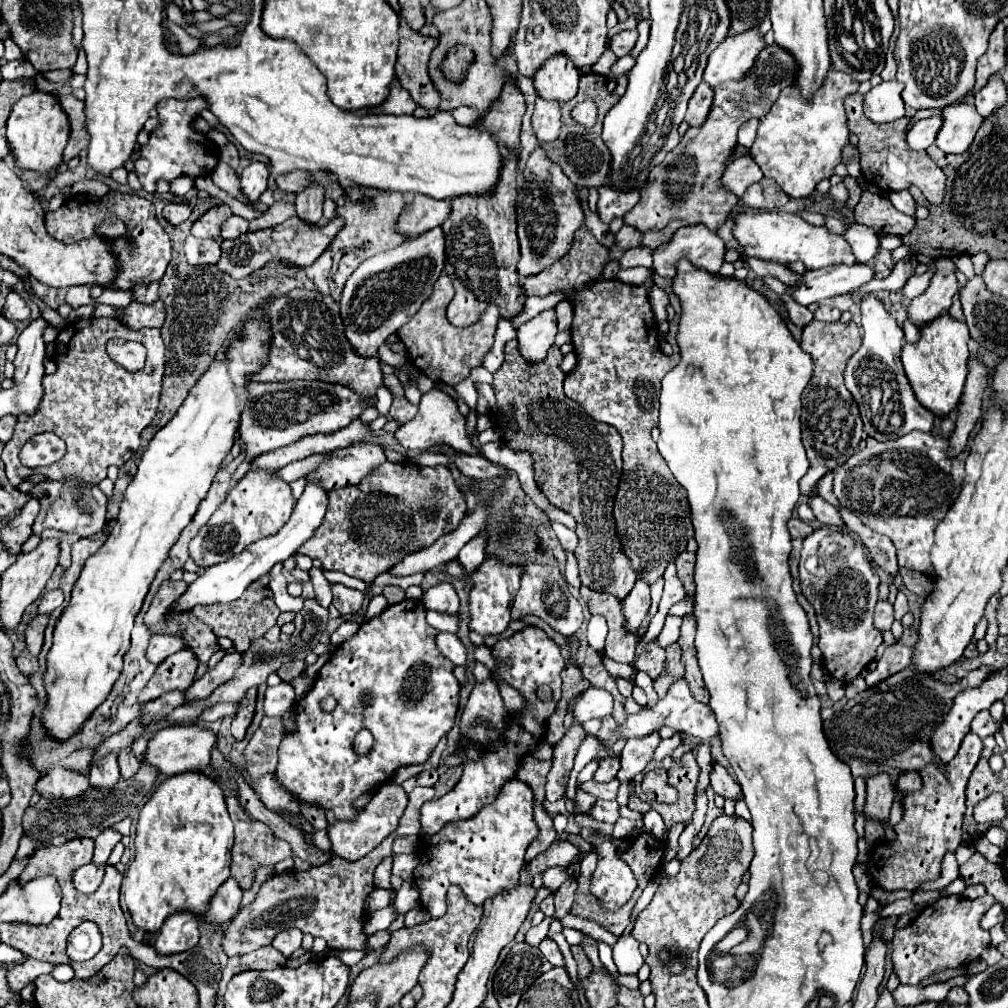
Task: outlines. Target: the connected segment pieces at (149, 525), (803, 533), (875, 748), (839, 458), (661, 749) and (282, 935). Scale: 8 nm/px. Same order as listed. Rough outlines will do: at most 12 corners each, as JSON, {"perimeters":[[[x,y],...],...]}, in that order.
{"perimeters":[[[266,303],[150,439],[62,611],[44,725],[122,671],[148,587],[234,445]],[[798,517],[788,523],[792,539],[808,537],[814,529]],[[980,665],[952,685],[912,667],[824,721],[854,777],[946,771],[930,735]],[[854,321],[804,327],[816,365],[802,395],[810,469],[800,491],[858,451],[862,419],[842,377]],[[680,735],[670,739],[662,739],[654,759],[662,761],[664,757],[670,757],[678,745]],[[296,927],[280,931],[272,945],[290,957],[302,943]]]}

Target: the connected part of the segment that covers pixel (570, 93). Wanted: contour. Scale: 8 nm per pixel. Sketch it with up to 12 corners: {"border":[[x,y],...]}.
{"border":[[568,55],[546,59],[534,75],[540,97],[570,101],[580,71]]}

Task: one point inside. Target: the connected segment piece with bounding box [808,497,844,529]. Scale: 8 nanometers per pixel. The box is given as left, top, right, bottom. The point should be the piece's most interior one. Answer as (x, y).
(827, 514)

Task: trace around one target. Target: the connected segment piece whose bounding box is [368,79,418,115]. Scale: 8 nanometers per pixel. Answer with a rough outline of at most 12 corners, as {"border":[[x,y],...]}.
{"border":[[398,79],[382,105],[368,113],[412,115],[416,103]]}

